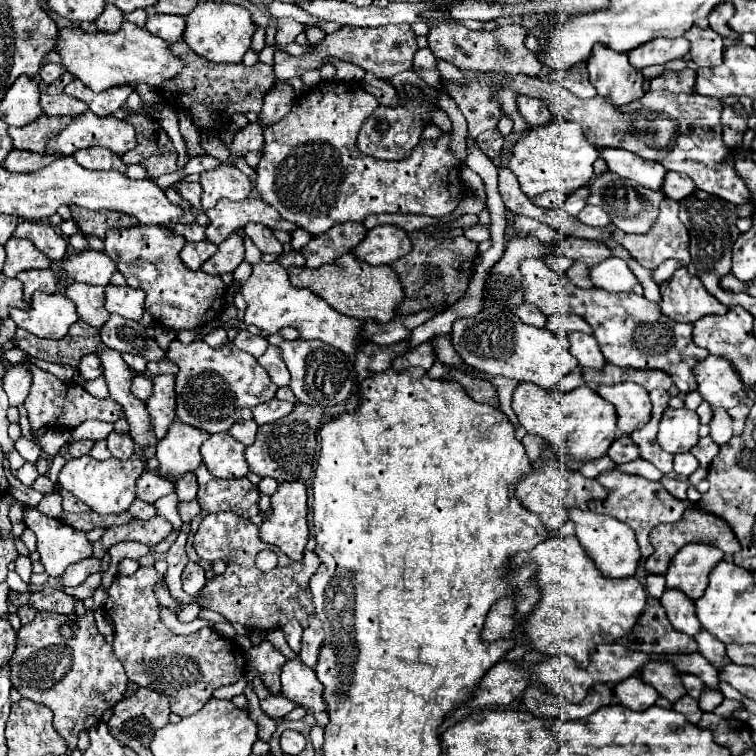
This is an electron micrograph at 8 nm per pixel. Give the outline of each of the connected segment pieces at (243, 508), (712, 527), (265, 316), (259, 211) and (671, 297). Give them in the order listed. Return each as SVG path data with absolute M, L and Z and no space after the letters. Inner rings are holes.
M201 465L197 471L199 481L199 495L197 501L201 505L201 513L191 521L189 541L187 541L187 555L193 561L197 553L193 551L193 535L195 535L199 523L209 513L217 511L233 511L241 517L253 517L259 513L259 487L253 485L247 477L241 479L217 479L209 473L205 465Z
M687 509L683 513L683 519L681 521L675 521L675 523L661 523L657 527L653 527L651 531L651 545L655 549L655 553L645 561L645 567L649 573L665 573L669 561L673 559L673 555L687 543L691 541L699 541L699 543L709 543L709 545L715 545L719 547L725 555L733 555L737 553L741 547L739 547L739 541L733 533L733 529L727 525L727 521L721 521L721 517L715 517L713 513L707 513L703 509Z
M245 237L245 261L253 267L253 273L247 279L247 283L241 285L241 293L247 301L247 309L245 309L245 317L243 317L247 325L255 325L269 335L277 333L283 327L293 327L299 331L299 339L303 339L303 341L319 339L319 341L343 351L349 359L355 359L355 355L359 353L359 349L363 345L361 337L363 337L365 321L359 321L355 317L347 317L347 315L335 311L325 299L321 299L319 295L315 295L309 289L293 287L287 271L279 263L261 261L261 253L249 241L249 237Z
M249 197L245 201L229 201L221 199L213 209L207 211L211 219L207 227L207 239L215 245L225 241L237 227L245 227L247 223L263 223L269 229L275 229L281 215L271 209L261 197Z
M681 267L673 273L671 279L659 285L661 301L657 303L665 317L679 323L695 323L703 315L723 315L727 307L721 305L703 285L701 281Z

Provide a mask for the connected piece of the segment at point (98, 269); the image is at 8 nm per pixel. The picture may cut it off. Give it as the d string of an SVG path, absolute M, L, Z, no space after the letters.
M85 251L79 255L71 255L59 263L65 275L73 281L89 283L89 285L109 285L111 275L117 271L115 261L103 251Z

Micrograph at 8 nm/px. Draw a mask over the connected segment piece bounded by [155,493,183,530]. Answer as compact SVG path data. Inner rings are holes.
M171 493L171 495L165 495L161 497L159 501L155 501L155 509L157 509L157 515L165 517L167 521L171 521L174 530L180 530L183 521L179 517L179 511L177 511L177 495Z

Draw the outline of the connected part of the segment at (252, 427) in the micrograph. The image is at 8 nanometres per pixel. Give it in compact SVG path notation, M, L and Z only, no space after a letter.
M243 421L243 423L235 423L229 429L229 435L237 441L241 441L243 445L251 445L255 441L255 433L257 433L257 423L255 421Z

